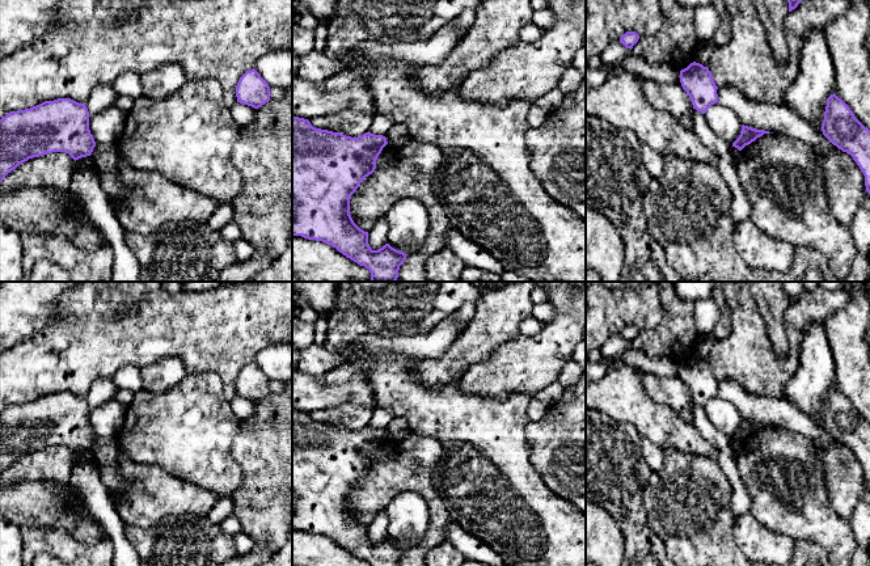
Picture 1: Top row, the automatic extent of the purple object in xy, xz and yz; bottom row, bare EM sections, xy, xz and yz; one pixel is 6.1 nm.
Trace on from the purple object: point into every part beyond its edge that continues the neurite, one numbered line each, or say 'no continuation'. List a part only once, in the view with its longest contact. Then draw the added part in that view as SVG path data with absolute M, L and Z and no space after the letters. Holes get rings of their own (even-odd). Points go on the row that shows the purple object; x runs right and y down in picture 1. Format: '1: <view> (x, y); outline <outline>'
no continuation

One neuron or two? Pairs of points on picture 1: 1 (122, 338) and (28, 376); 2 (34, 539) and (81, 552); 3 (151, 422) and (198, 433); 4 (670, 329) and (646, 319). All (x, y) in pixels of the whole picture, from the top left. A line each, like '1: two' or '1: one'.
1: one
2: one
3: one
4: two

